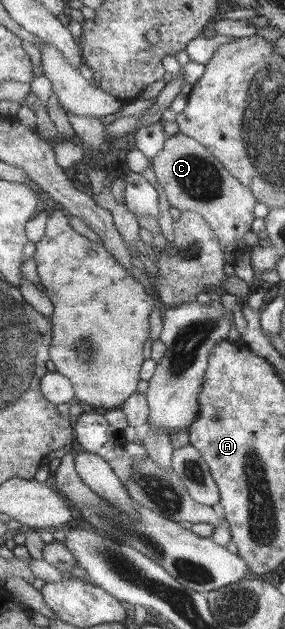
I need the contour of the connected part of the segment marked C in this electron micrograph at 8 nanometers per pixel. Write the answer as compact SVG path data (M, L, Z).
M183 133L169 136L165 147L155 158L153 168L157 177L157 182L167 195L169 203L180 213L183 211L197 211L212 225L213 231L217 235L217 241L223 250L243 250L243 237L251 231L251 225L255 221L255 207L257 207L257 196L253 190L235 178L231 172L223 165L223 162L201 142Z

